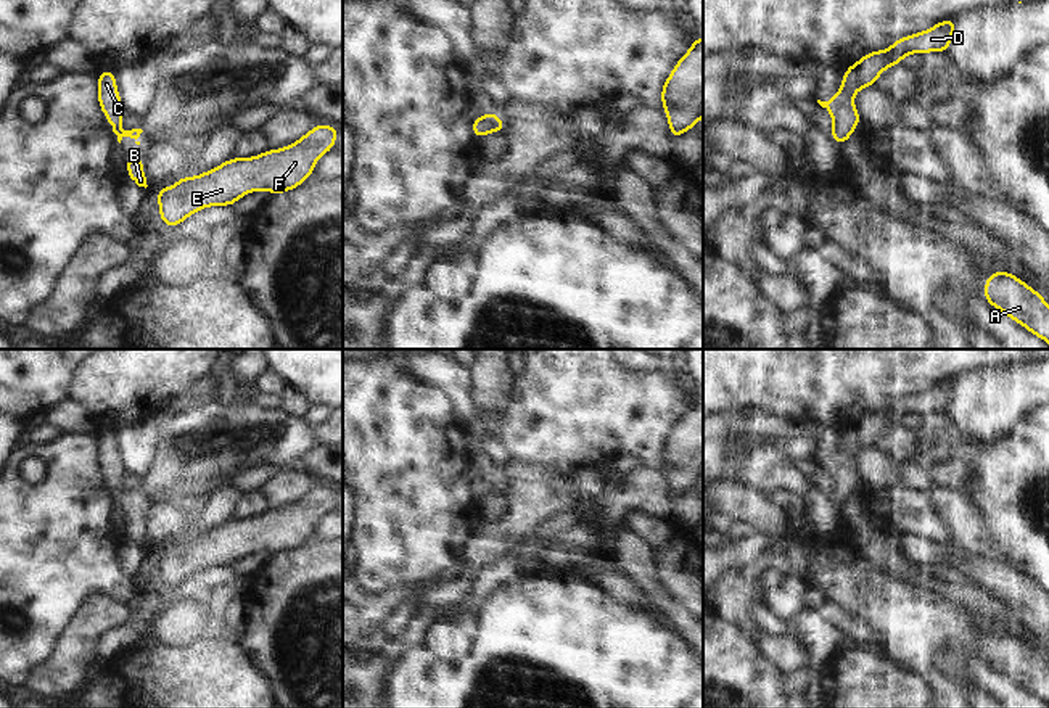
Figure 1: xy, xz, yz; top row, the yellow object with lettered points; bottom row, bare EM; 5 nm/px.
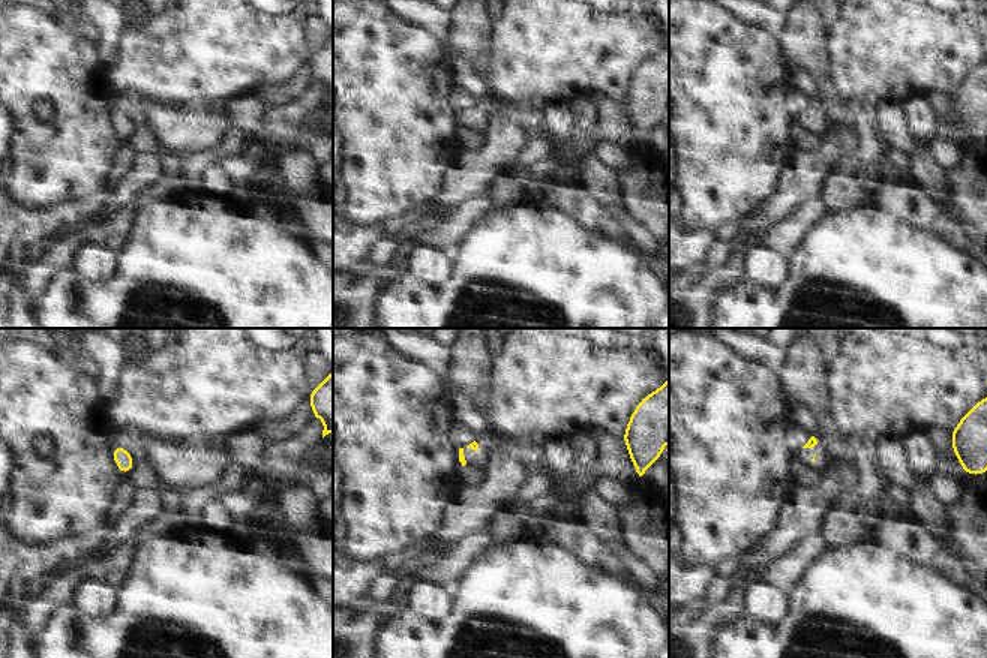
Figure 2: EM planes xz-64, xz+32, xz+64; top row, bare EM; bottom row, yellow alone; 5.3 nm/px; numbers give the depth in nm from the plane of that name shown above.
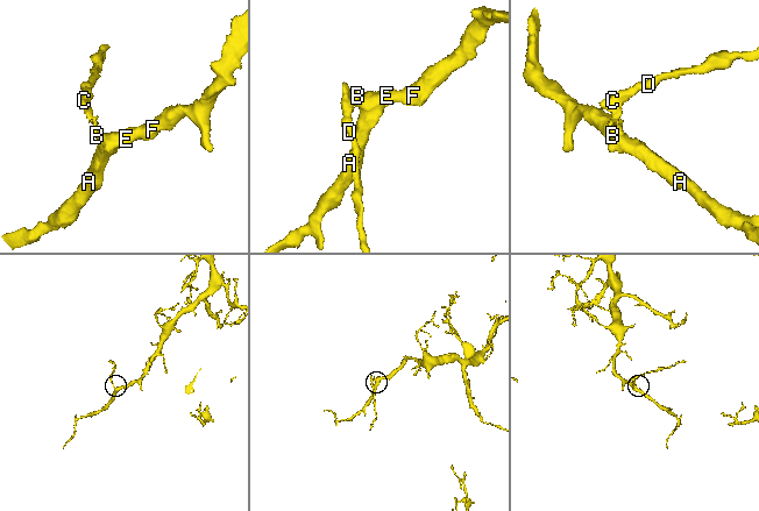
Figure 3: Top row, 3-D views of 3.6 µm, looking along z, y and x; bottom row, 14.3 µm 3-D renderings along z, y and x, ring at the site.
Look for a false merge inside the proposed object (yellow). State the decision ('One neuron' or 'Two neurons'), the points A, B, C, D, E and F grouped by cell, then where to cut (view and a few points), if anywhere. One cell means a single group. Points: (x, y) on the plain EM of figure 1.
One neuron. Groups: A B C D E F. No split.

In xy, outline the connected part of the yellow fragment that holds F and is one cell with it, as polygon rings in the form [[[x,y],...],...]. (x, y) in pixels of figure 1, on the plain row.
[[[320,483],[293,505],[267,510],[254,518],[230,518],[196,537],[179,537],[172,547],[154,549],[159,578],[177,587],[208,566],[233,566],[241,557],[267,550],[286,554],[314,534],[319,518],[333,510],[339,489]]]

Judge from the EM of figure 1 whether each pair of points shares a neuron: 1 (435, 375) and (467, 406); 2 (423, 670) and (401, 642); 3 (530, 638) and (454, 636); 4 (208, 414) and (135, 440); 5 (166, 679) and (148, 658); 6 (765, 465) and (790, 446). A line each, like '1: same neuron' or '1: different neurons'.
1: same neuron
2: different neurons
3: different neurons
4: different neurons
5: same neuron
6: different neurons

